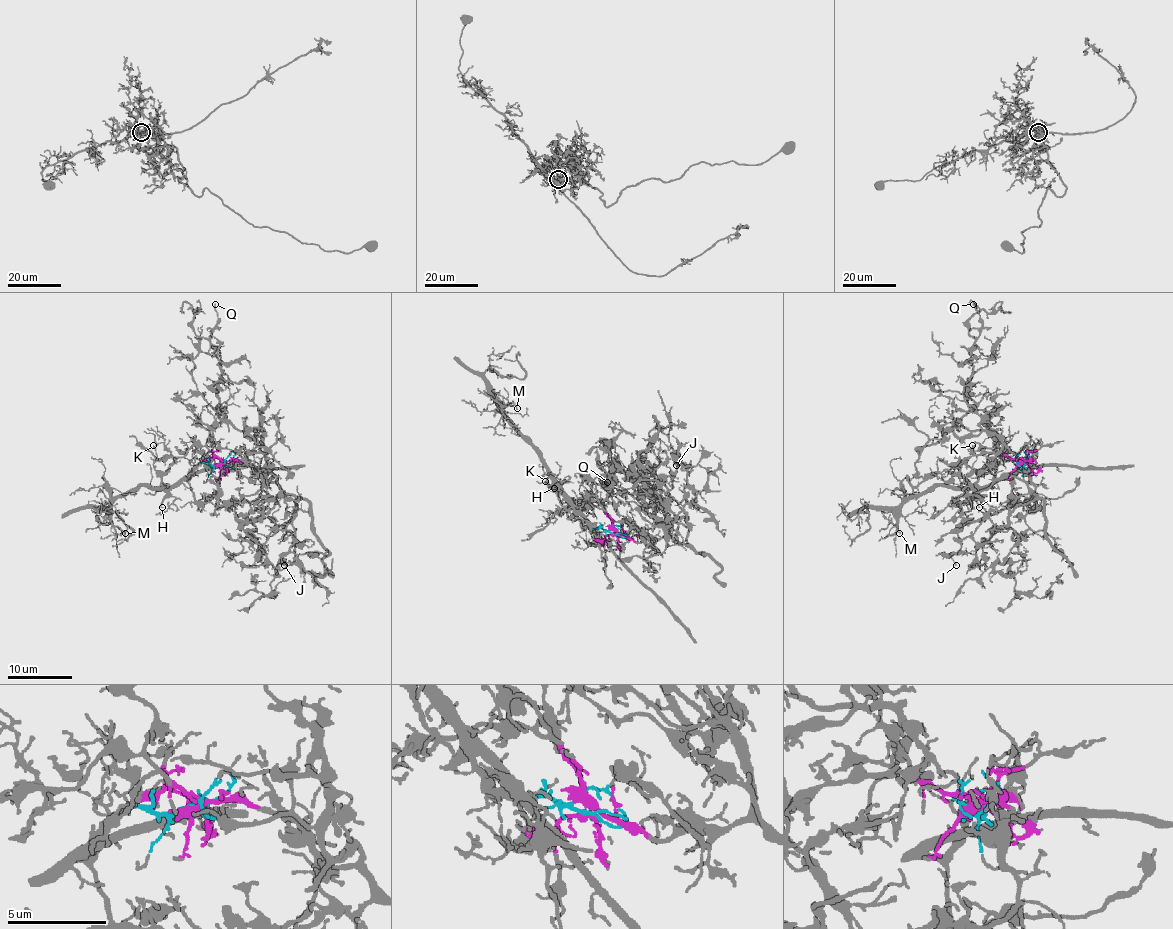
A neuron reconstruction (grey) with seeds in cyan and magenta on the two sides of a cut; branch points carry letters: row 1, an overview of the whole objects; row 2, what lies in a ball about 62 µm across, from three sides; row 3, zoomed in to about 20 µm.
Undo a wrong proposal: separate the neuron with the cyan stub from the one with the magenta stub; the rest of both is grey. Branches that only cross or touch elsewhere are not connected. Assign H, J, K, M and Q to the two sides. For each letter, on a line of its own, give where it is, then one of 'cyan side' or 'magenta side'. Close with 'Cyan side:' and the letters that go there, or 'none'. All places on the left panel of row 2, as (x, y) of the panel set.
H: (162, 507) | cyan side
J: (284, 565) | magenta side
K: (153, 445) | cyan side
M: (125, 533) | cyan side
Q: (215, 304) | magenta side
Cyan side: H, K, M

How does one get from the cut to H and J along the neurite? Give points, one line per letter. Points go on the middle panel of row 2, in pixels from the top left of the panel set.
H: (616, 533), (587, 528), (579, 518), (579, 509), (566, 492), (554, 488)
J: (614, 531), (686, 542), (688, 523), (670, 509), (683, 497), (686, 470), (677, 465)

